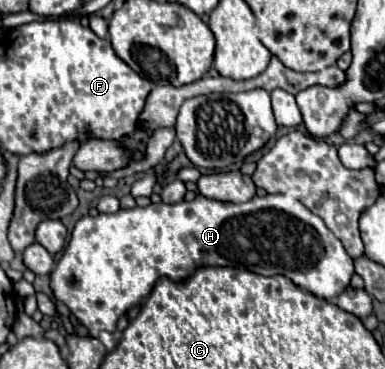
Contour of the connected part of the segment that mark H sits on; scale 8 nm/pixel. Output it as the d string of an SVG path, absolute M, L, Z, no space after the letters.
M198 195L194 201L182 201L176 205L158 203L120 209L114 215L100 213L96 217L82 217L72 231L72 239L60 263L52 271L52 293L72 311L78 323L88 329L88 337L98 337L100 331L114 333L118 317L130 307L144 303L160 277L182 281L198 267L206 265L238 267L258 275L286 275L298 287L326 301L340 295L354 275L352 257L344 251L340 239L298 199L288 195L256 195L246 203L228 203Z

